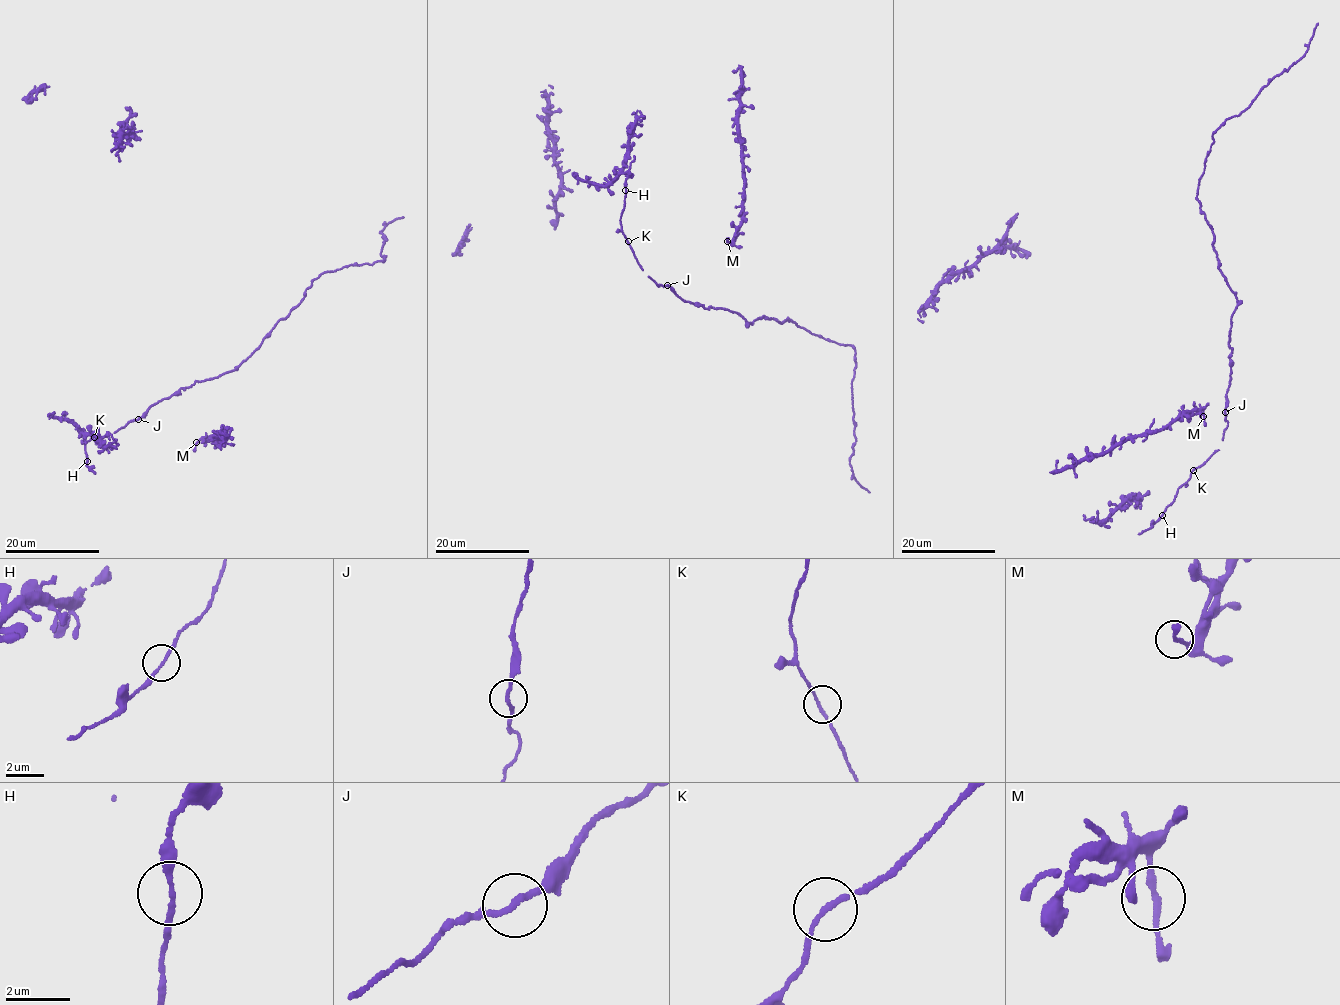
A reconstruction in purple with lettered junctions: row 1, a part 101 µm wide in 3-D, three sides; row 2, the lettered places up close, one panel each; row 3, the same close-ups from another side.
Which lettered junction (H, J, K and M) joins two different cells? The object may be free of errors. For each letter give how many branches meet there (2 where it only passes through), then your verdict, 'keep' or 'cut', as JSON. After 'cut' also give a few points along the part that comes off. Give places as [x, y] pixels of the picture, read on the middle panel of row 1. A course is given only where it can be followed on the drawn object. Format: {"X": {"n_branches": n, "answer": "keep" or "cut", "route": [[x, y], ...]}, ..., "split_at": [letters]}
{"H": {"n_branches": 2, "answer": "keep"}, "J": {"n_branches": 2, "answer": "keep"}, "K": {"n_branches": 2, "answer": "keep"}, "M": {"n_branches": 2, "answer": "keep"}, "split_at": []}

